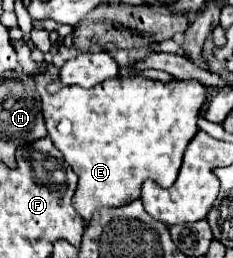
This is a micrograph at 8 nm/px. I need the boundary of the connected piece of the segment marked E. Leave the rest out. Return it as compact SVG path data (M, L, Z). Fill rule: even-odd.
M49 63L49 71L45 75L37 75L35 81L41 95L49 137L53 139L55 147L63 153L65 161L79 175L77 195L73 201L75 201L77 213L85 219L85 223L89 223L89 219L93 217L93 211L99 207L121 207L125 203L139 199L141 185L145 179L153 179L161 187L171 187L183 163L185 147L199 131L197 117L207 101L205 85L195 79L163 83L163 81L135 75L135 77L107 79L105 83L99 83L93 89L63 87L59 93L49 95L45 87L49 81L57 79L57 71L59 69L53 63Z

